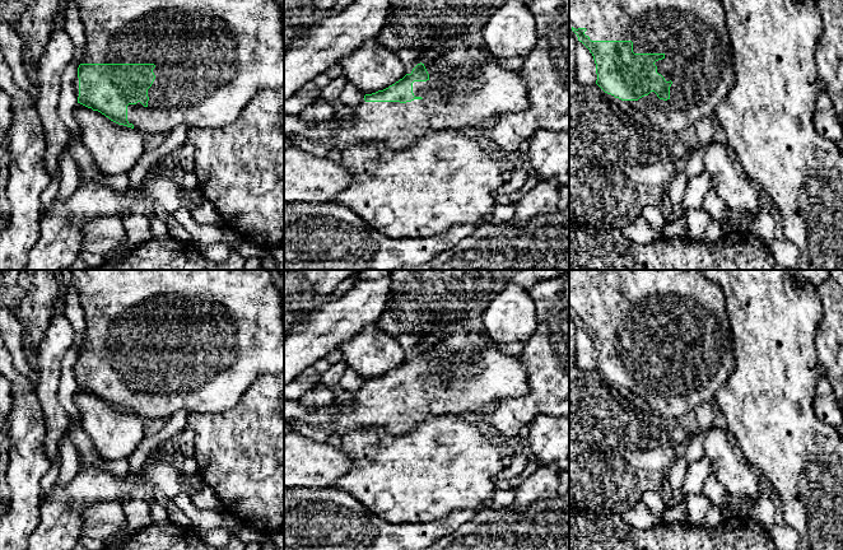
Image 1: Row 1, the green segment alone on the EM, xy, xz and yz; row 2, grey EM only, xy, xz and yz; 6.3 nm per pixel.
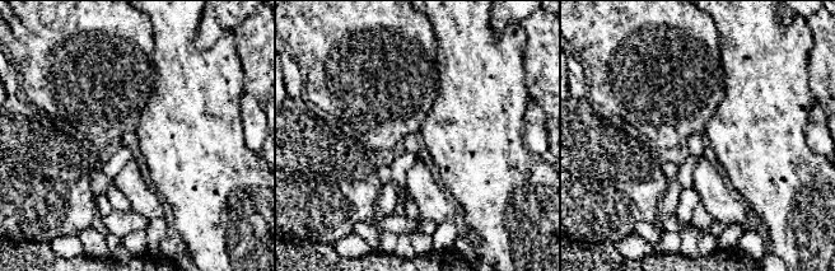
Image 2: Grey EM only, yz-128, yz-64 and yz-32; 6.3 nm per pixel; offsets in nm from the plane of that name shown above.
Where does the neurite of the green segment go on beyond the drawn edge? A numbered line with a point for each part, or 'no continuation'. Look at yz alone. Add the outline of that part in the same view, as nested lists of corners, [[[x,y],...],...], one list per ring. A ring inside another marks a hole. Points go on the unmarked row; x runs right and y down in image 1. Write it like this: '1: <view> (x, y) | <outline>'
1: yz (683, 307) | [[[569,270],[569,311],[586,313],[591,326],[632,326],[634,339],[665,340],[655,350],[666,367],[672,367],[670,383],[663,386],[651,377],[638,386],[624,386],[665,418],[681,418],[702,404],[714,404],[716,393],[733,370],[733,339],[725,295],[700,270]]]

